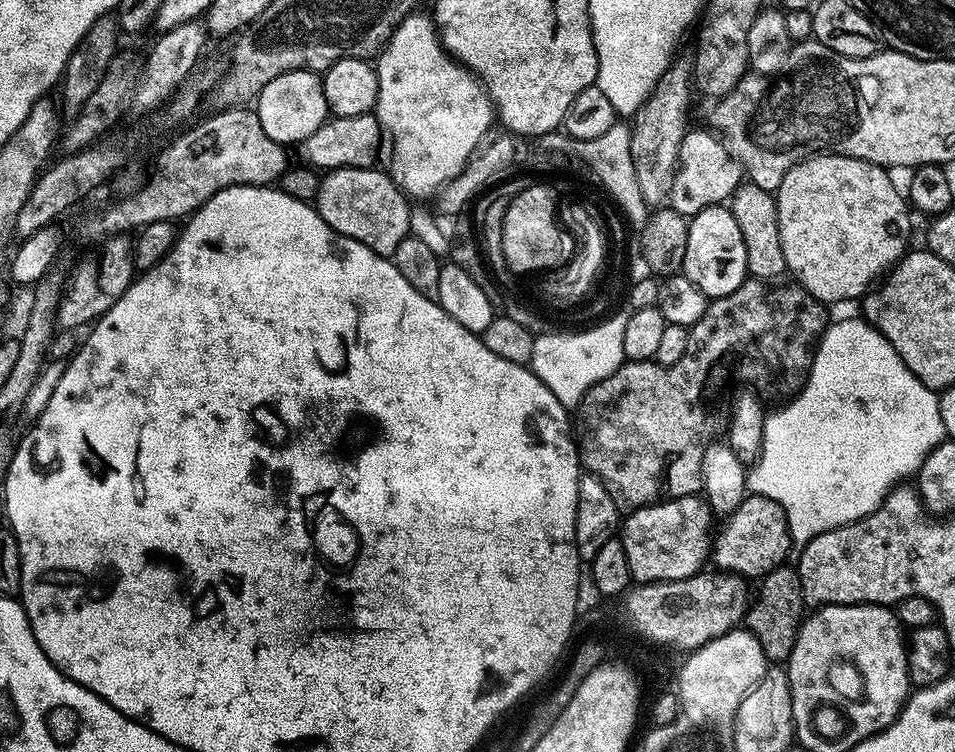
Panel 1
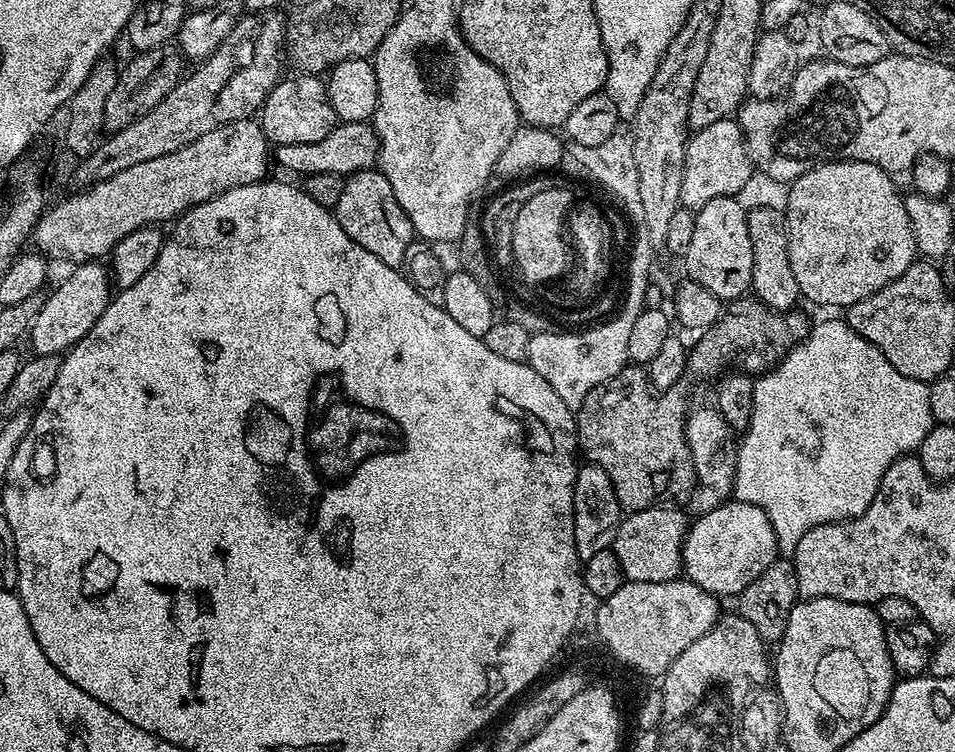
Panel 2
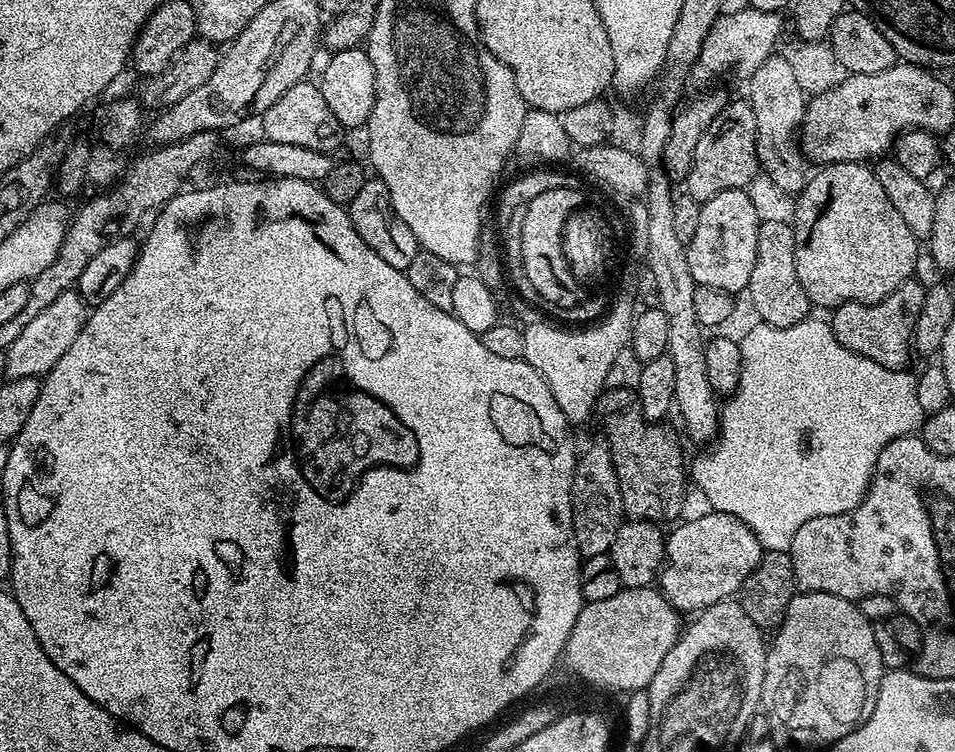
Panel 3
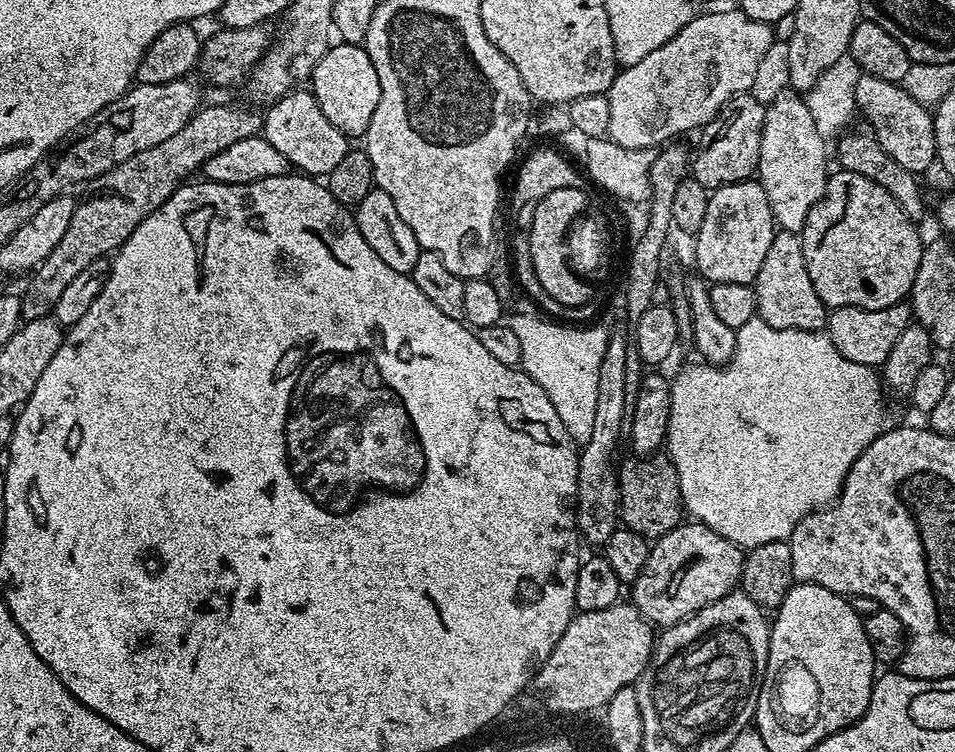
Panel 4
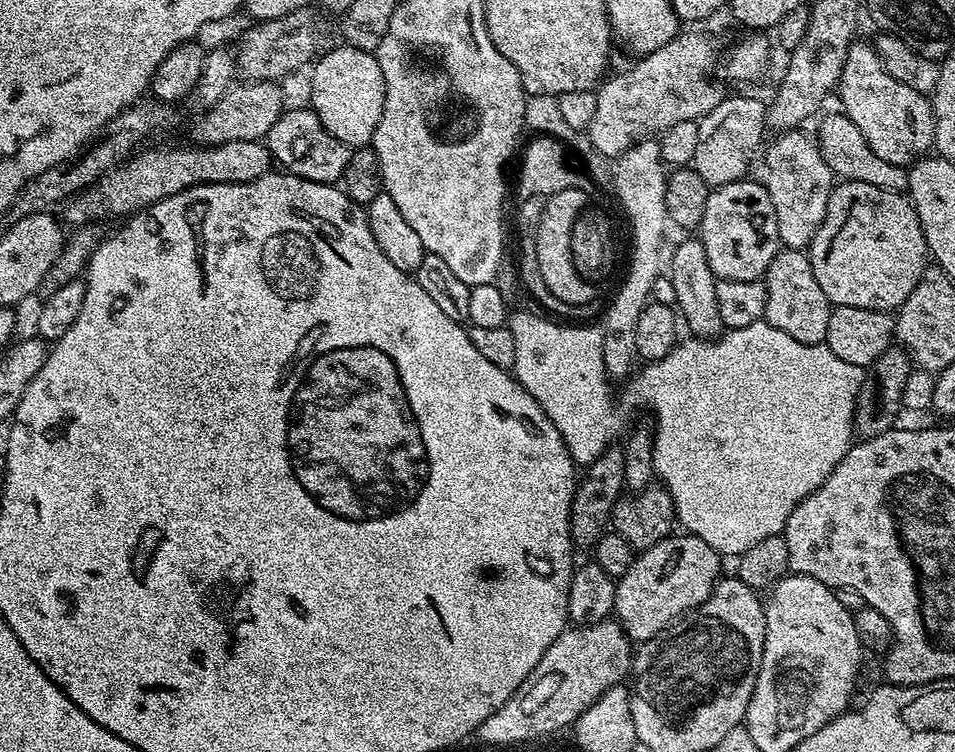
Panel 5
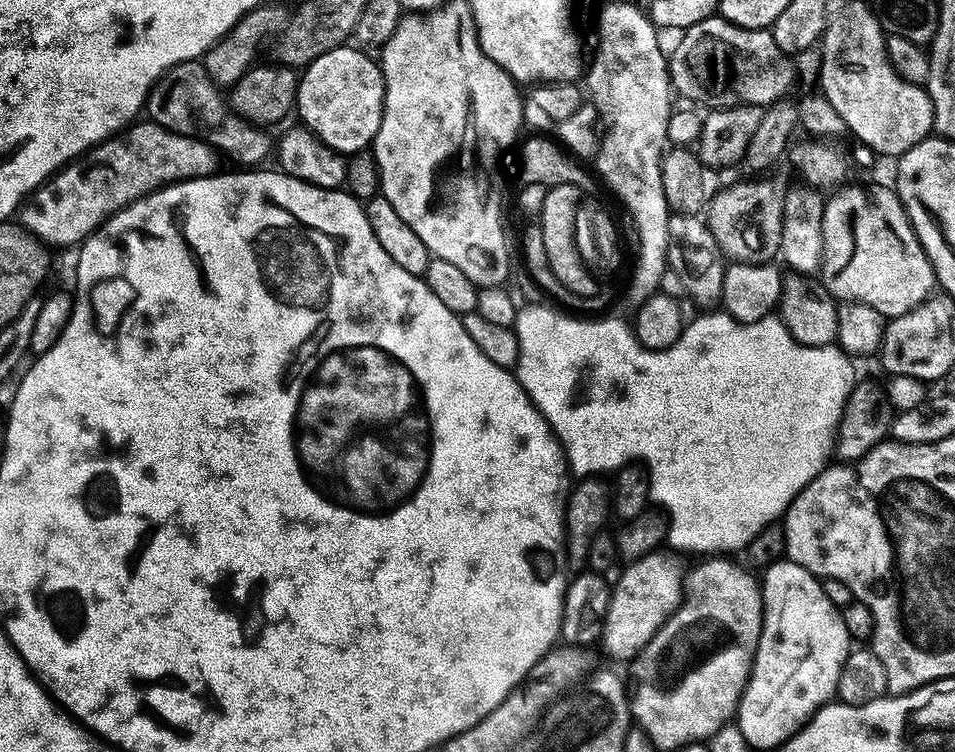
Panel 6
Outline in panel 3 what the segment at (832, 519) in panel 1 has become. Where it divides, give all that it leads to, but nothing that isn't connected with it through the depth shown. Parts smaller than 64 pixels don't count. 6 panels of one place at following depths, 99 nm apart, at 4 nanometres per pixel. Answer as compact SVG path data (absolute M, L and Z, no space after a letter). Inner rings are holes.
M809 318L803 320L801 324L795 324L789 328L775 328L769 324L763 322L756 322L756 325L745 334L744 340L739 341L740 349L742 350L742 358L744 359L743 372L740 375L740 385L736 388L735 392L731 393L727 397L726 403L720 409L720 430L718 433L718 439L715 441L716 449L713 450L709 456L700 456L696 461L691 461L690 464L690 480L697 484L698 487L704 491L704 496L709 500L711 507L717 512L725 512L731 516L737 516L739 520L746 525L751 532L760 539L761 544L764 545L768 552L788 552L792 547L794 542L794 534L798 534L799 528L805 524L805 522L810 522L810 518L818 518L819 516L833 516L834 514L842 514L843 512L849 512L854 510L863 500L865 492L868 491L868 485L872 483L873 475L876 471L876 463L878 458L882 454L882 450L890 442L894 442L899 436L911 436L921 427L922 421L925 419L926 413L924 407L920 405L920 394L916 389L917 377L915 375L911 376L908 370L901 370L898 368L887 368L882 366L878 362L871 360L866 356L860 356L857 352L851 352L849 348L840 344L834 330L832 329L831 323L827 319L815 320L815 318Z

